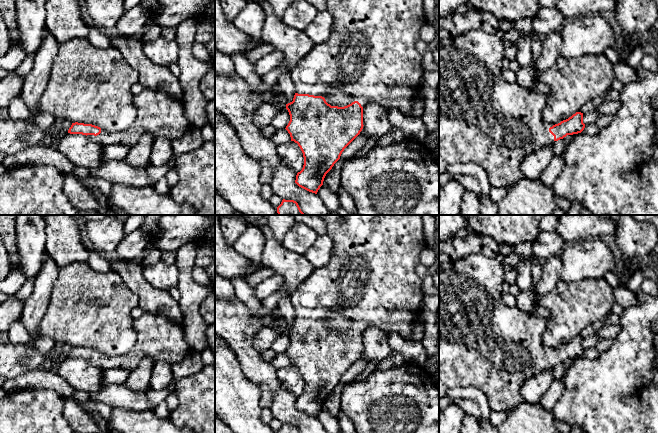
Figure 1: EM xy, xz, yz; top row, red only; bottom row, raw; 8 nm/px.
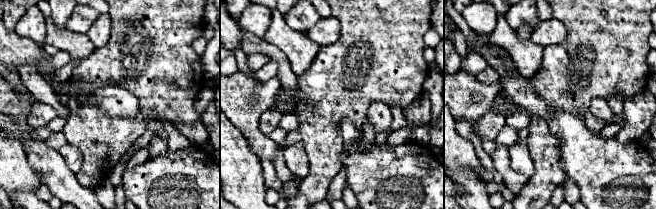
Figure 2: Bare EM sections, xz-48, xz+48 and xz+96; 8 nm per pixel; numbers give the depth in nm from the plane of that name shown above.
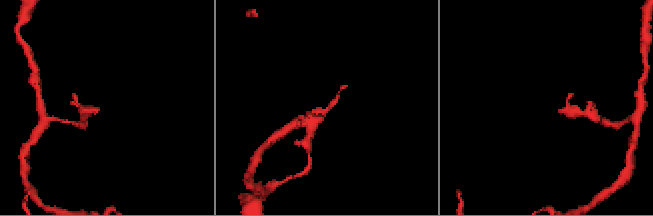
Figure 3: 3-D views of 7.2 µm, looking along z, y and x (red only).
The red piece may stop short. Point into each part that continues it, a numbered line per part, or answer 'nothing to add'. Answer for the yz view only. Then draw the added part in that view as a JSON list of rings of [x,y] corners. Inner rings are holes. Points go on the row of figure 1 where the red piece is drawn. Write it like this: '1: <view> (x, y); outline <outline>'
1: yz (483, 119); outline [[[472,29],[458,37],[439,41],[439,175],[446,172],[447,167],[451,165],[475,163],[484,169],[491,187],[506,187],[524,177],[521,163],[528,155],[554,142],[554,136],[549,132],[549,128],[554,124],[545,123],[542,117],[543,110],[547,105],[547,95],[524,88],[517,82],[509,83],[503,78],[504,50],[502,39],[495,34],[487,33],[483,29]]]

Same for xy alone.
1: xy (159, 114); outline [[[145,88],[140,94],[133,95],[133,105],[137,116],[128,129],[117,132],[101,129],[99,135],[87,136],[103,146],[121,144],[132,147],[145,134],[172,141],[182,137],[190,128],[182,101],[162,90]]]

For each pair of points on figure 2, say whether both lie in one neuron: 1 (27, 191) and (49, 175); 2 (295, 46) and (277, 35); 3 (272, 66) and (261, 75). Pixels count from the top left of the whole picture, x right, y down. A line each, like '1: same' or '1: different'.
1: different
2: same
3: same

